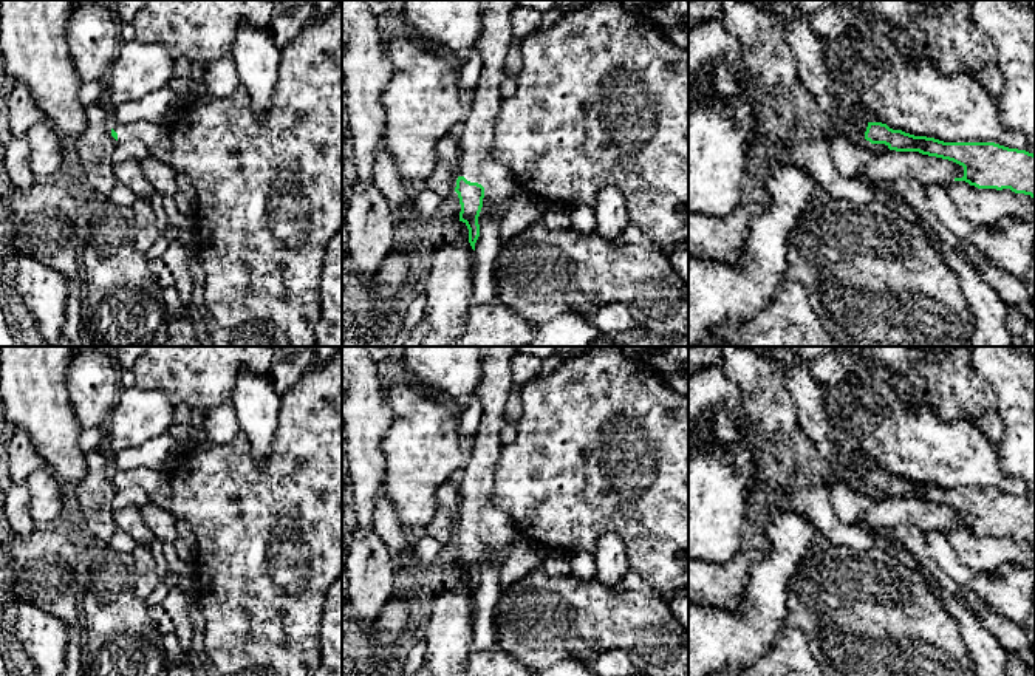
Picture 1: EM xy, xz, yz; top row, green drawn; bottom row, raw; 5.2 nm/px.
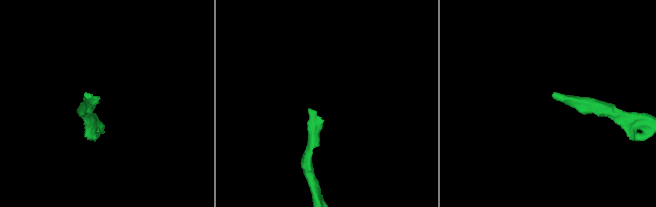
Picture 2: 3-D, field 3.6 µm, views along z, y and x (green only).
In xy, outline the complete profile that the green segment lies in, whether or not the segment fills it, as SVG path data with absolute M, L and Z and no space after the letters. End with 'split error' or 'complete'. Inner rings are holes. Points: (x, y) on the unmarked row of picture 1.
M144 467L133 470L113 469L111 483L118 489L142 487L147 492L150 503L164 509L170 509L173 504L173 490L167 472Z; split error

